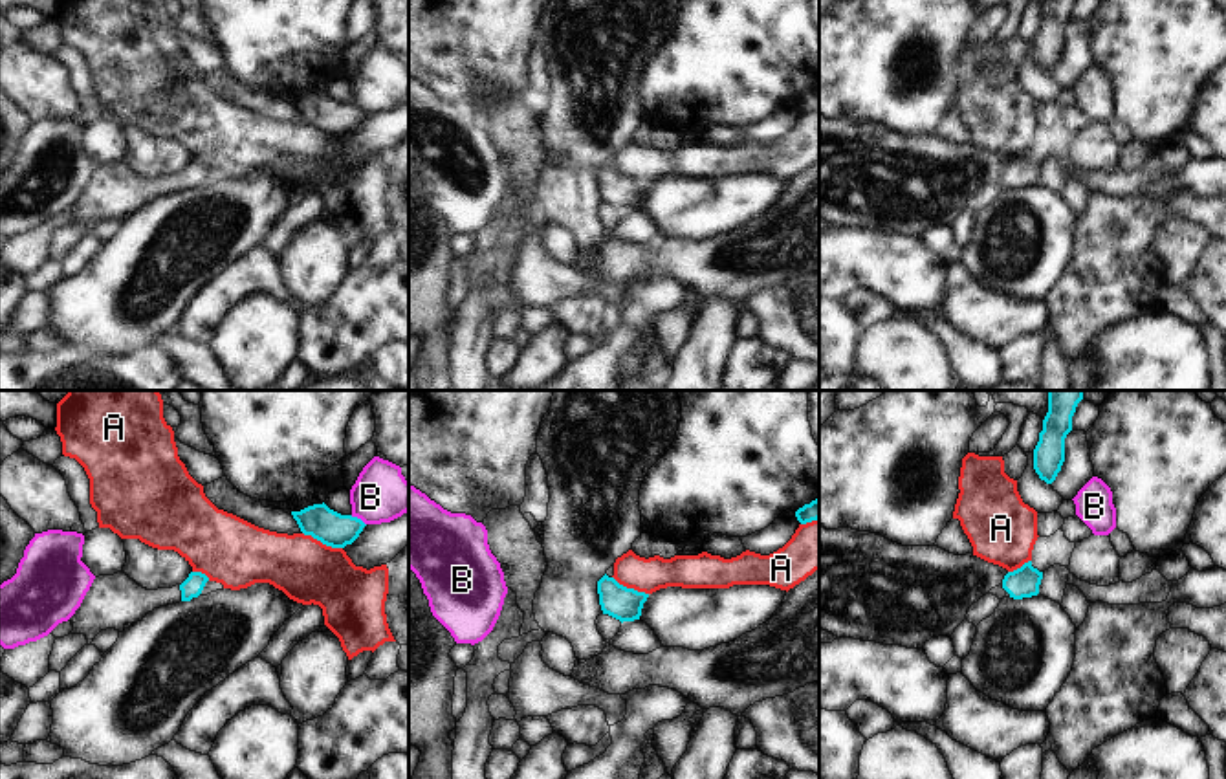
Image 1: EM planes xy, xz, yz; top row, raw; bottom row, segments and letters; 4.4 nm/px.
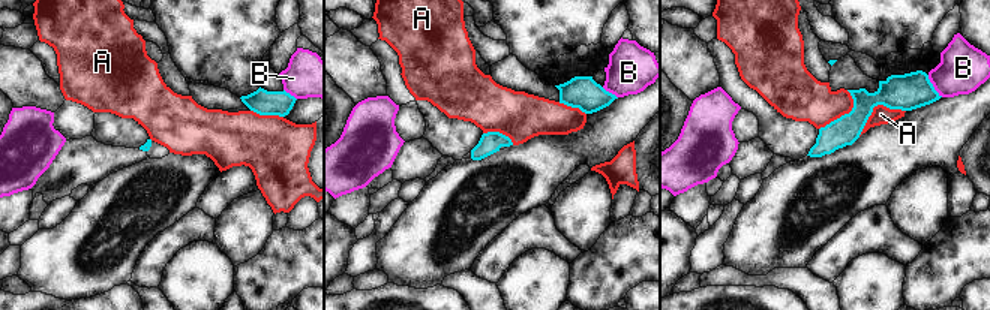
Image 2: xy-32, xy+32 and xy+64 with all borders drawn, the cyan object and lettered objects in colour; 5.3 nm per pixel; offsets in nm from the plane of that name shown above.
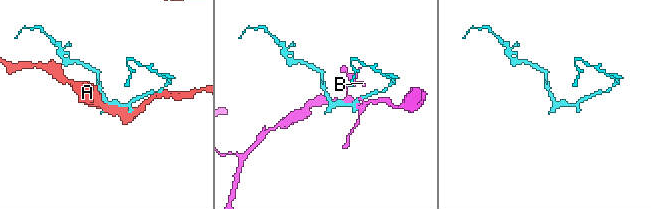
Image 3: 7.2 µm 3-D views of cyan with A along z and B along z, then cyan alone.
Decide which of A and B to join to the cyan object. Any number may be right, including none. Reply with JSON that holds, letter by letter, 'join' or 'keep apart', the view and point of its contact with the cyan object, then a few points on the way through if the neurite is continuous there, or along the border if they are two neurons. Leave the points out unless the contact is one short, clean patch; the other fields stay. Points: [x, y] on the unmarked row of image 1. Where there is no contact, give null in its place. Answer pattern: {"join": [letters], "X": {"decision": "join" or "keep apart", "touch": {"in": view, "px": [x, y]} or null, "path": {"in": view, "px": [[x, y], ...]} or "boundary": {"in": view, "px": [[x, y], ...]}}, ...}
{"join": [], "A": {"decision": "keep apart", "touch": {"in": "xy", "px": [323, 132]}}, "B": {"decision": "keep apart", "touch": {"in": "xy", "px": [356, 107]}}}

